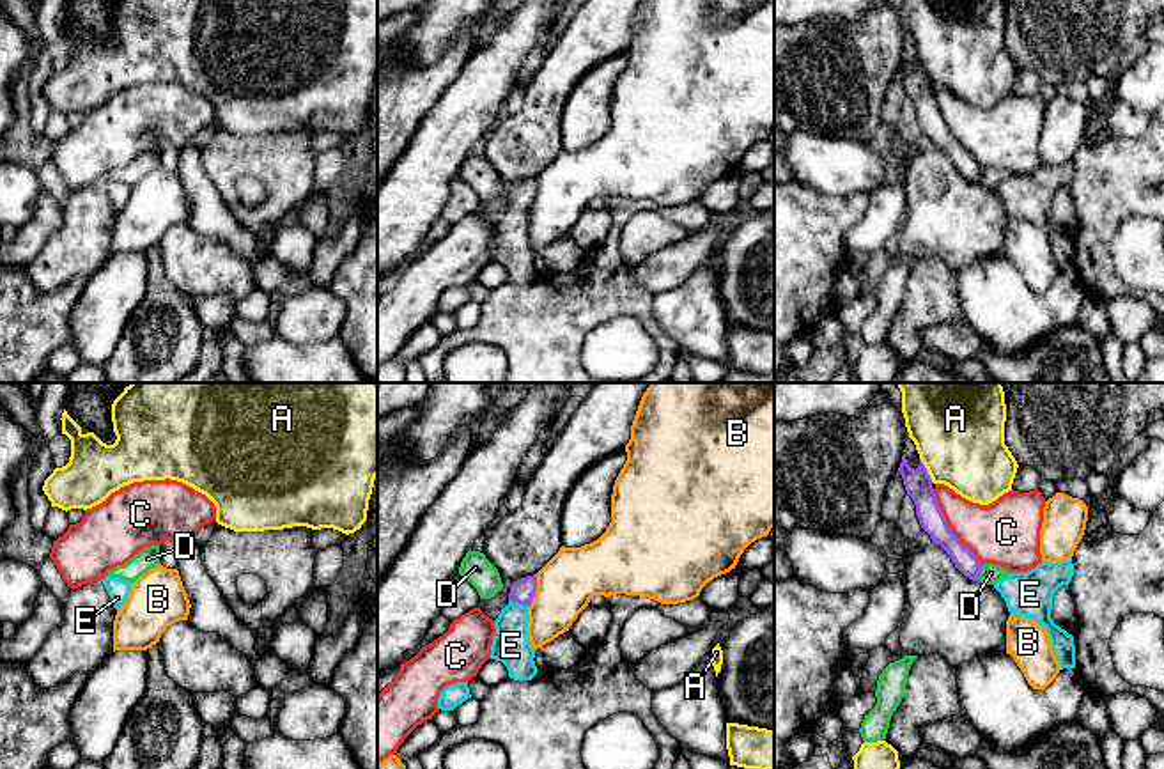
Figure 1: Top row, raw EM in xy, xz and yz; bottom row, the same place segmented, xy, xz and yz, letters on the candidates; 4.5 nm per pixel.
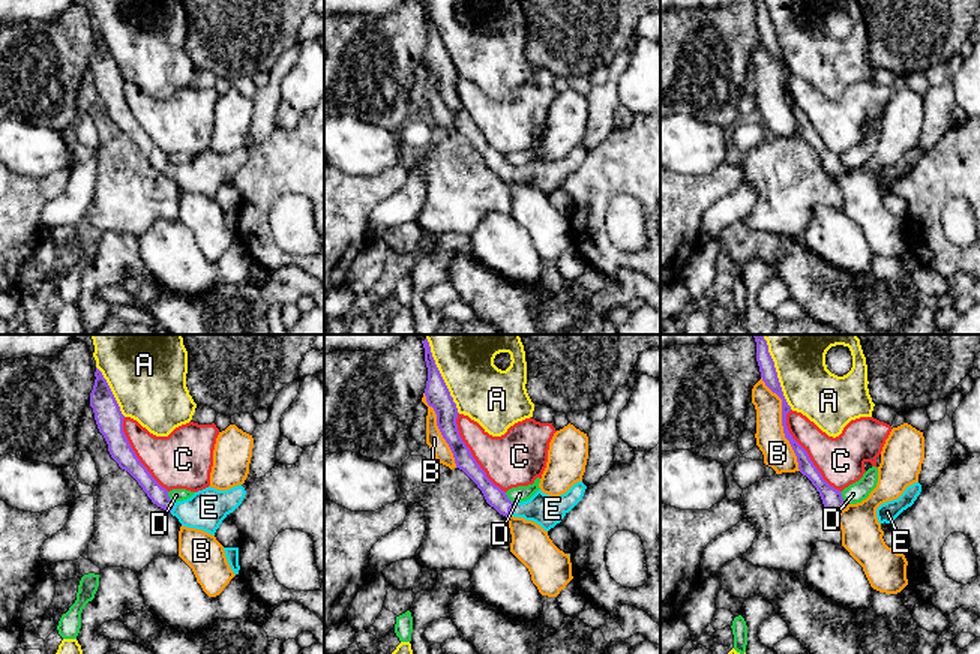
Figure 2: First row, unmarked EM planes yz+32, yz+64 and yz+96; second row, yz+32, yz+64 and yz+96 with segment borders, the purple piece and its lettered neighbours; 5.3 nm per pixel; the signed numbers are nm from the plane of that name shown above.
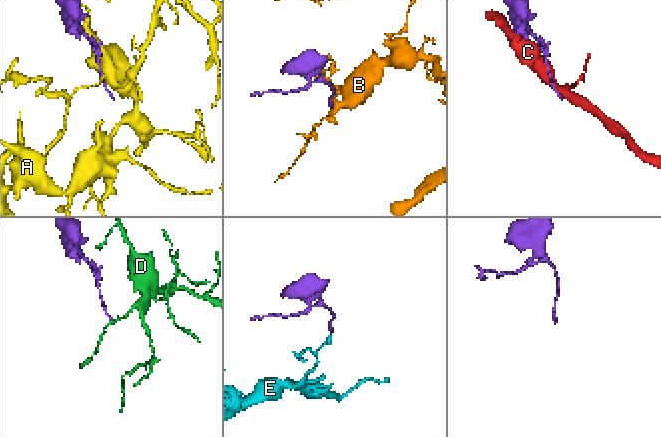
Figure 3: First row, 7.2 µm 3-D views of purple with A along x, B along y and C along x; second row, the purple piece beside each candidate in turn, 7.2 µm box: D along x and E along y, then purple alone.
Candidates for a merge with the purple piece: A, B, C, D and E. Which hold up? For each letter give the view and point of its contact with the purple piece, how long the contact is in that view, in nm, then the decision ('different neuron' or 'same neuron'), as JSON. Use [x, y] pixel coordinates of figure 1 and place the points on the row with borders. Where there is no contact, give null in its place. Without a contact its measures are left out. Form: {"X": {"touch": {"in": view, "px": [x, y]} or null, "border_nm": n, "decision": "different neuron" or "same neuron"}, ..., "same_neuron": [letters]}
{"A": {"touch": {"in": "yz", "px": [925, 470]}, "border_nm": 140, "decision": "different neuron"}, "B": {"touch": {"in": "xz", "px": [535, 590]}, "border_nm": 150, "decision": "different neuron"}, "C": {"touch": {"in": "yz", "px": [948, 527]}, "border_nm": 420, "decision": "different neuron"}, "D": {"touch": {"in": "yz", "px": [978, 578]}, "border_nm": 110, "decision": "different neuron"}, "E": {"touch": {"in": "xz", "px": [519, 603]}, "border_nm": 90, "decision": "same neuron"}, "same_neuron": ["E"]}

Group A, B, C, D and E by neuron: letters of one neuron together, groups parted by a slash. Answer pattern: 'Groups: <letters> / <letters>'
Groups: A / B / C / D / E

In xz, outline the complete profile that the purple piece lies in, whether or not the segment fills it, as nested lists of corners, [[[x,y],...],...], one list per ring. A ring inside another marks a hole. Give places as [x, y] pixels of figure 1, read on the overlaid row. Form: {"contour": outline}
{"contour": [[[526,576],[512,583],[508,604],[494,620],[496,633],[491,645],[491,659],[501,661],[514,680],[532,680],[537,675],[535,650],[528,638],[528,606],[537,592],[537,576]]]}

